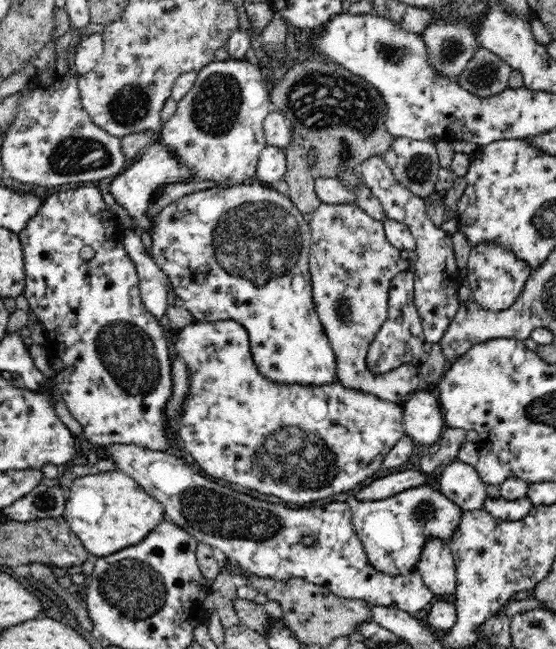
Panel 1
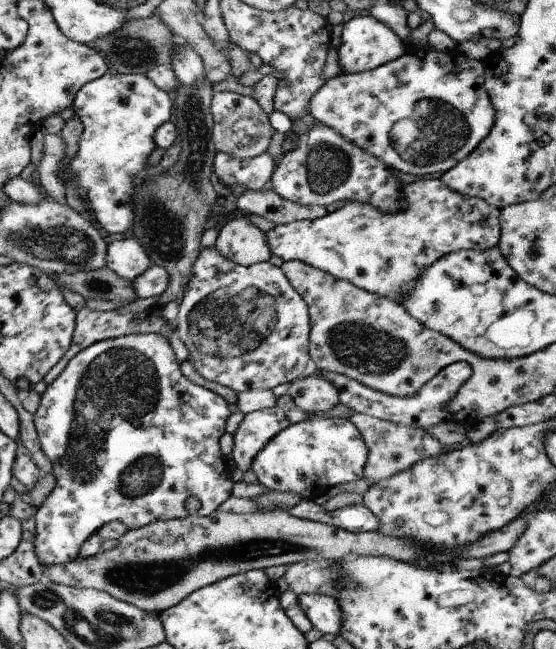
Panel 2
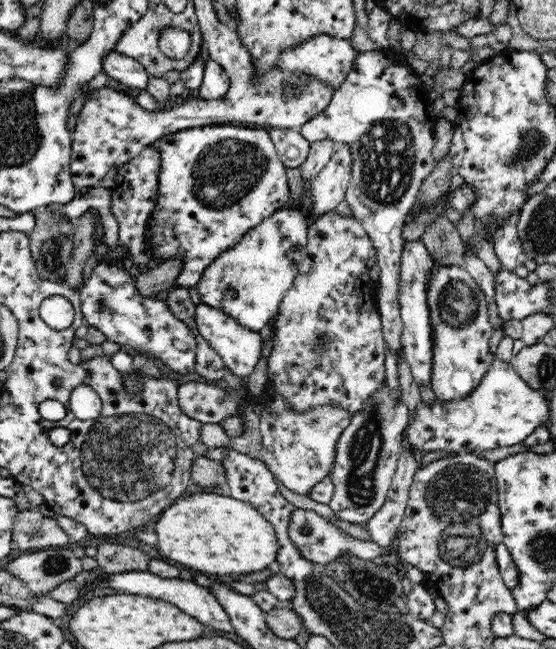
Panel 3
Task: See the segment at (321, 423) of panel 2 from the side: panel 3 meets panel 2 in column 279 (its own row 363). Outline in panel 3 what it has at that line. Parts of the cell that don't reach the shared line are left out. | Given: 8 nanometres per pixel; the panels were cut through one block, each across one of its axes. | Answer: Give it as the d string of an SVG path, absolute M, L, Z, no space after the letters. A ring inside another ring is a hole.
M434 261L427 274L426 304L432 337L432 362L429 384L436 399L464 398L488 372L495 353L490 351L494 325L484 290L463 266L442 265Z

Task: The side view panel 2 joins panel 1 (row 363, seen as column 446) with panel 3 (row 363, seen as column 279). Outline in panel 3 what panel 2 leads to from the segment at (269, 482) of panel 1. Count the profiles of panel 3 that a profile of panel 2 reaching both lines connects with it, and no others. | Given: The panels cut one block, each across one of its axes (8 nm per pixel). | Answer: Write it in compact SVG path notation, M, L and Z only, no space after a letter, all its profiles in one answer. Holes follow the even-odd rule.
M200 303L196 306L195 318L199 333L210 343L210 346L222 357L227 370L245 379L256 370L256 364L261 358L262 338L260 333L248 330L235 318L228 316L218 308L212 308L207 304Z

